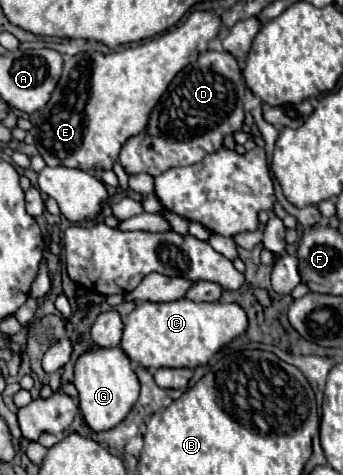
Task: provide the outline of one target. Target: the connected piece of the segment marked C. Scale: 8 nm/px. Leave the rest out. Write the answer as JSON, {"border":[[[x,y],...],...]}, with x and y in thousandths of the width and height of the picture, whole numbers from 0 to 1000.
{"border":[[[516,629],[499,638],[405,638],[364,672],[353,735],[382,756],[417,768],[423,777],[469,777],[469,773],[551,773],[569,777],[580,768],[603,768],[603,760],[644,735],[673,722],[685,709],[714,701],[720,663],[685,638],[569,638],[551,629]]]}

